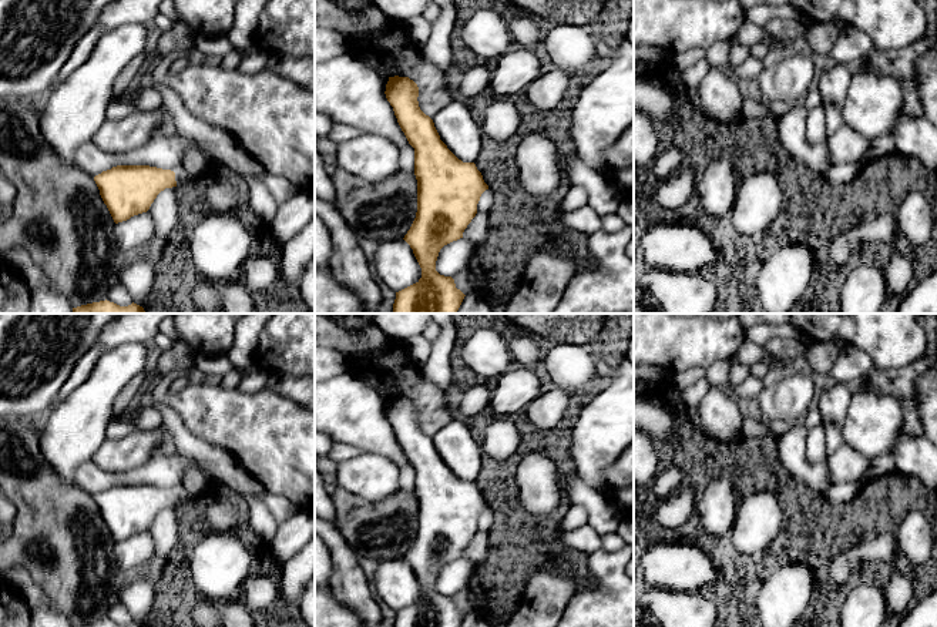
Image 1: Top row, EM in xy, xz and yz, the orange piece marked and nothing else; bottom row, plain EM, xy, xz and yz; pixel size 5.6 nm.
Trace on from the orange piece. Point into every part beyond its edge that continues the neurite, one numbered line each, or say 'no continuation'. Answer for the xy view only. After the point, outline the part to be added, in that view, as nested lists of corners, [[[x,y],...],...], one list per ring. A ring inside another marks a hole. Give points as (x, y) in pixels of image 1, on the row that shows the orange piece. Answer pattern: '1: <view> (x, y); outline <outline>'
1: xy (185, 180); outline [[[178,165],[174,170],[174,172],[175,172],[177,185],[179,185],[182,188],[192,188],[202,180],[199,177],[195,177],[195,175],[187,172],[182,165]]]

